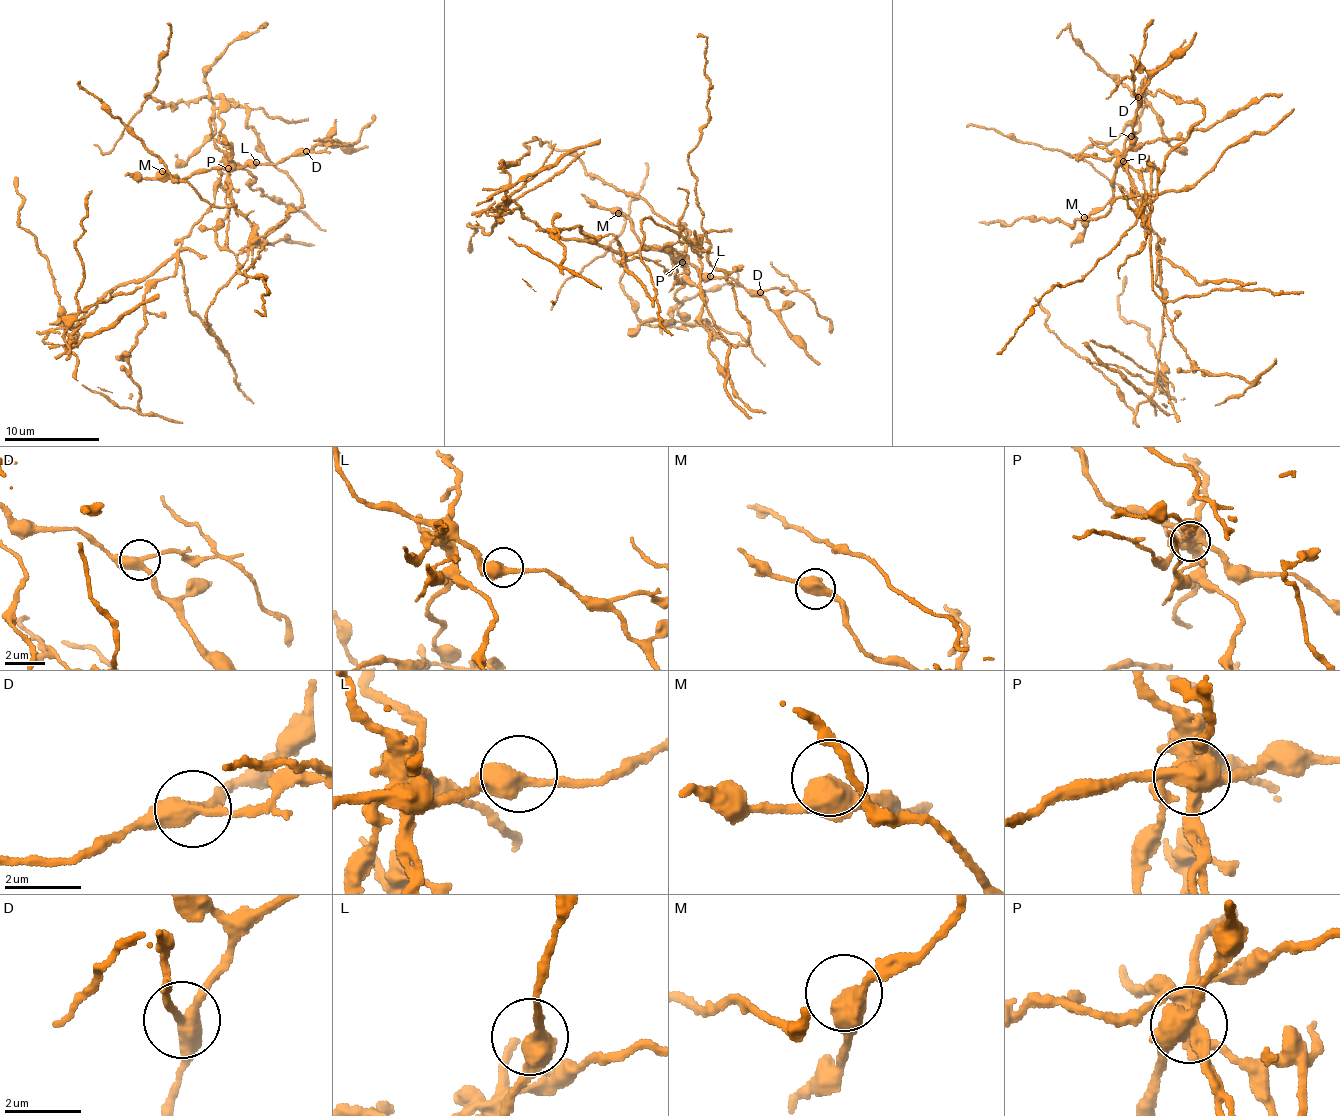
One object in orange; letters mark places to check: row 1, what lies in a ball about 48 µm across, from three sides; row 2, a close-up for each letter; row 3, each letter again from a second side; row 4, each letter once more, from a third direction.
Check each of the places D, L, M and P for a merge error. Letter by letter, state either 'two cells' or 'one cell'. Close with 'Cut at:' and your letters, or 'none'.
D: two cells
L: one cell
M: one cell
P: two cells
Cut at: D, P

